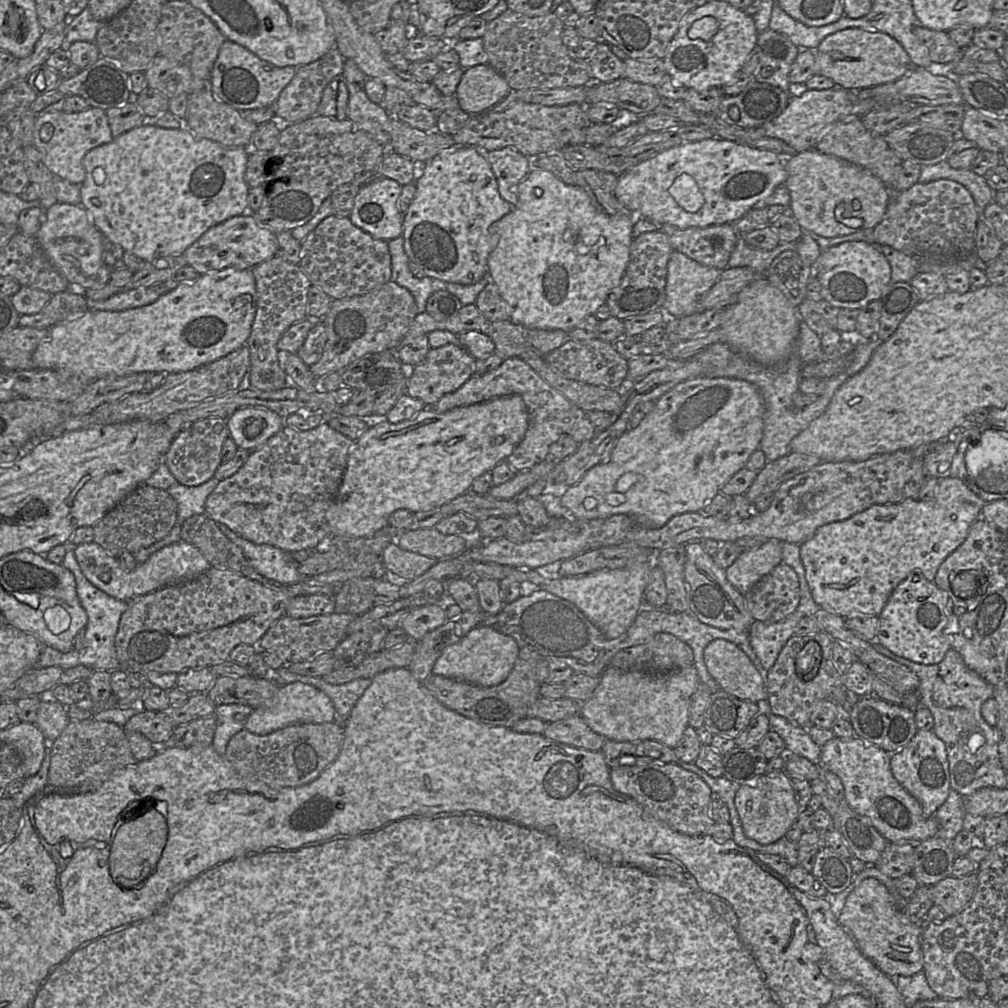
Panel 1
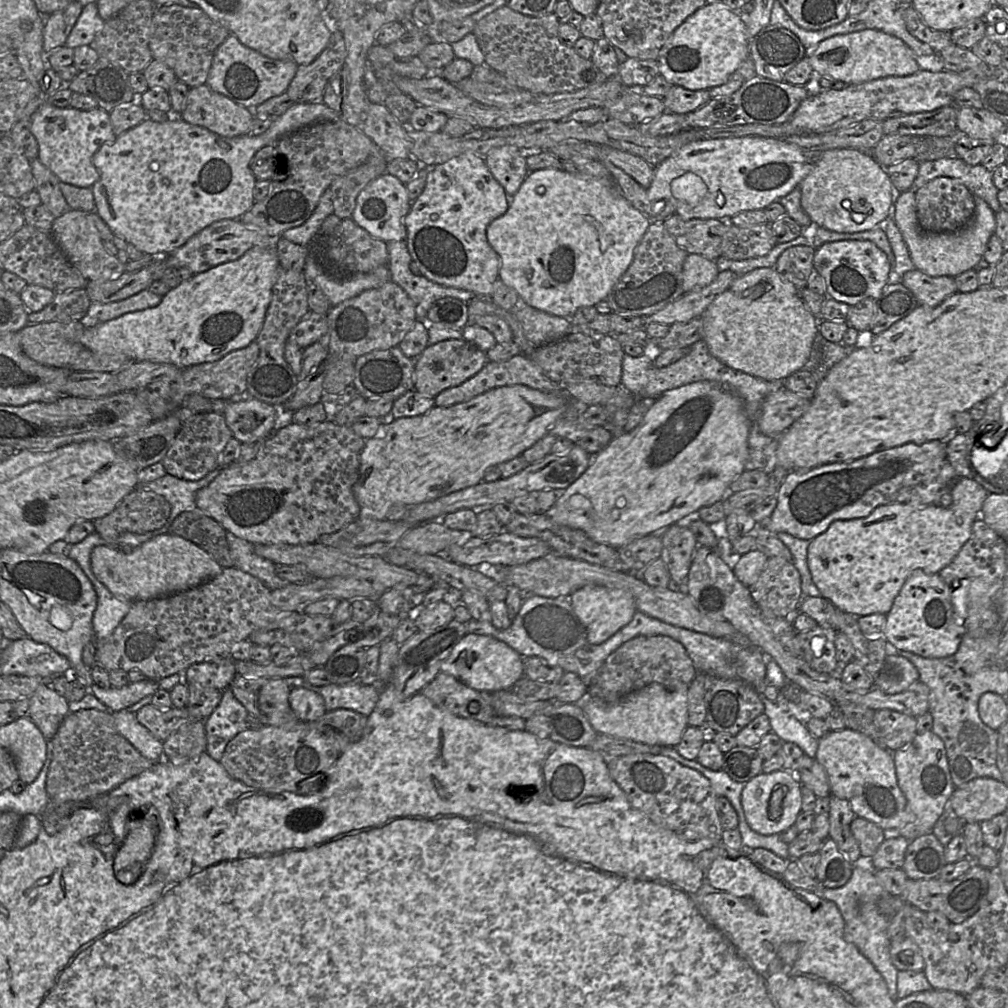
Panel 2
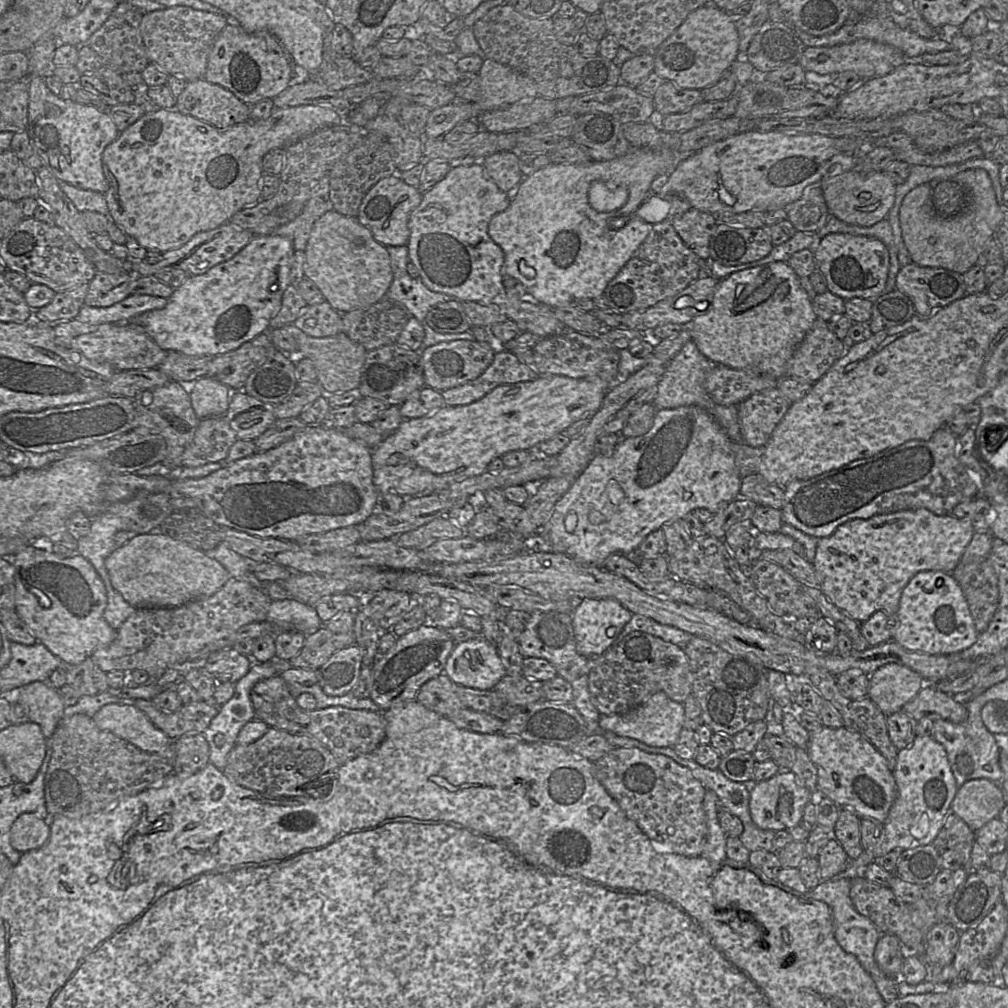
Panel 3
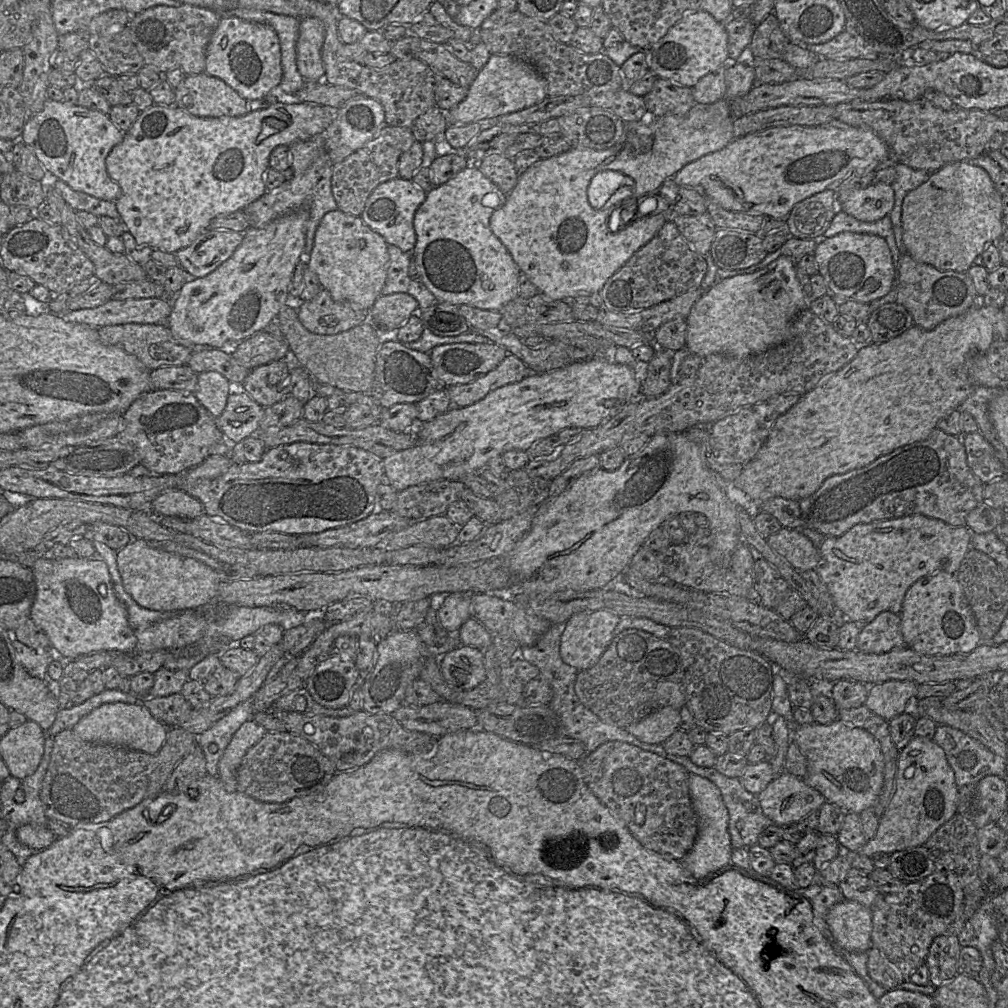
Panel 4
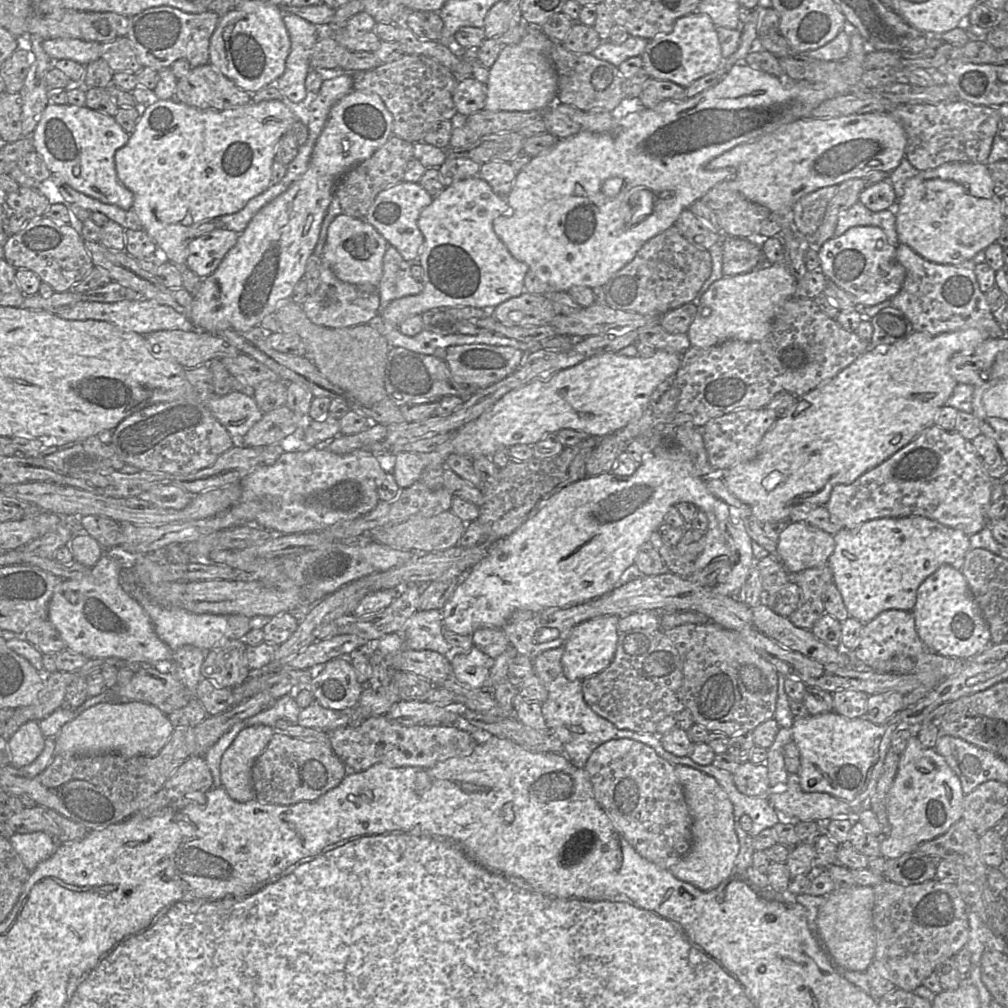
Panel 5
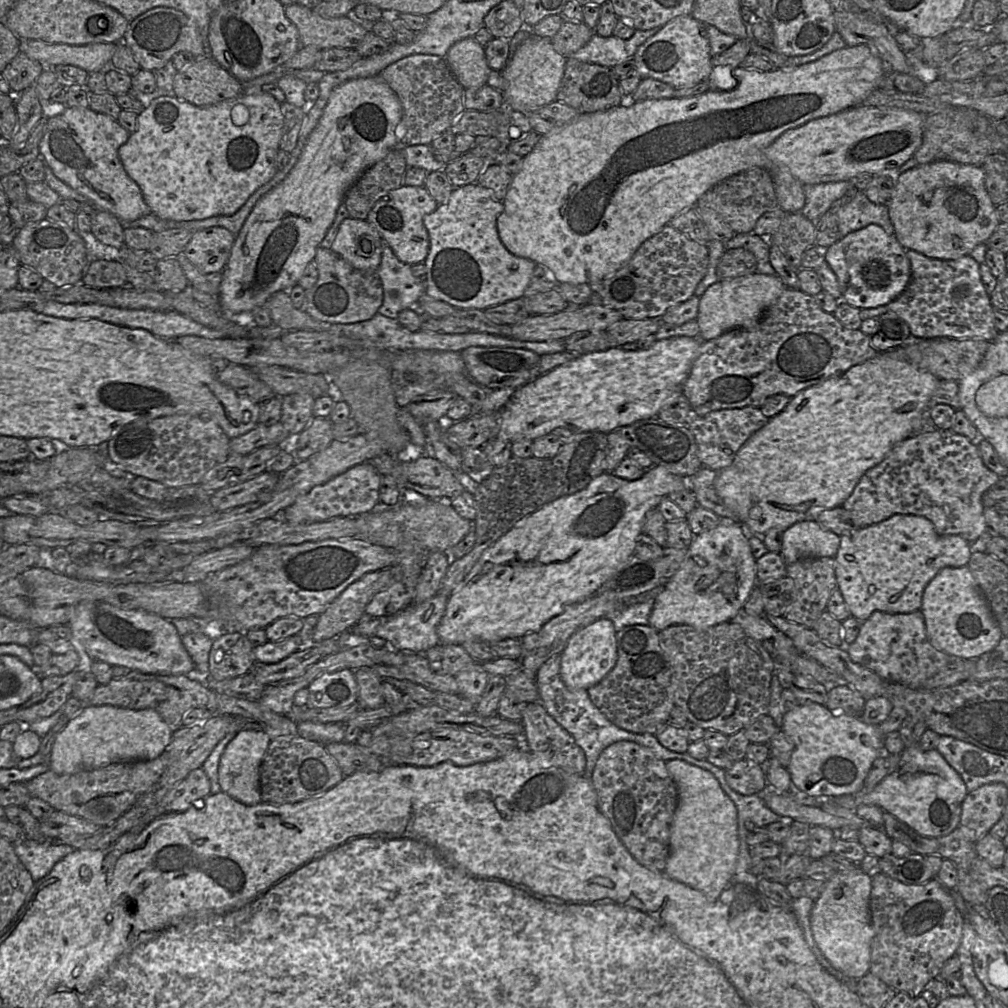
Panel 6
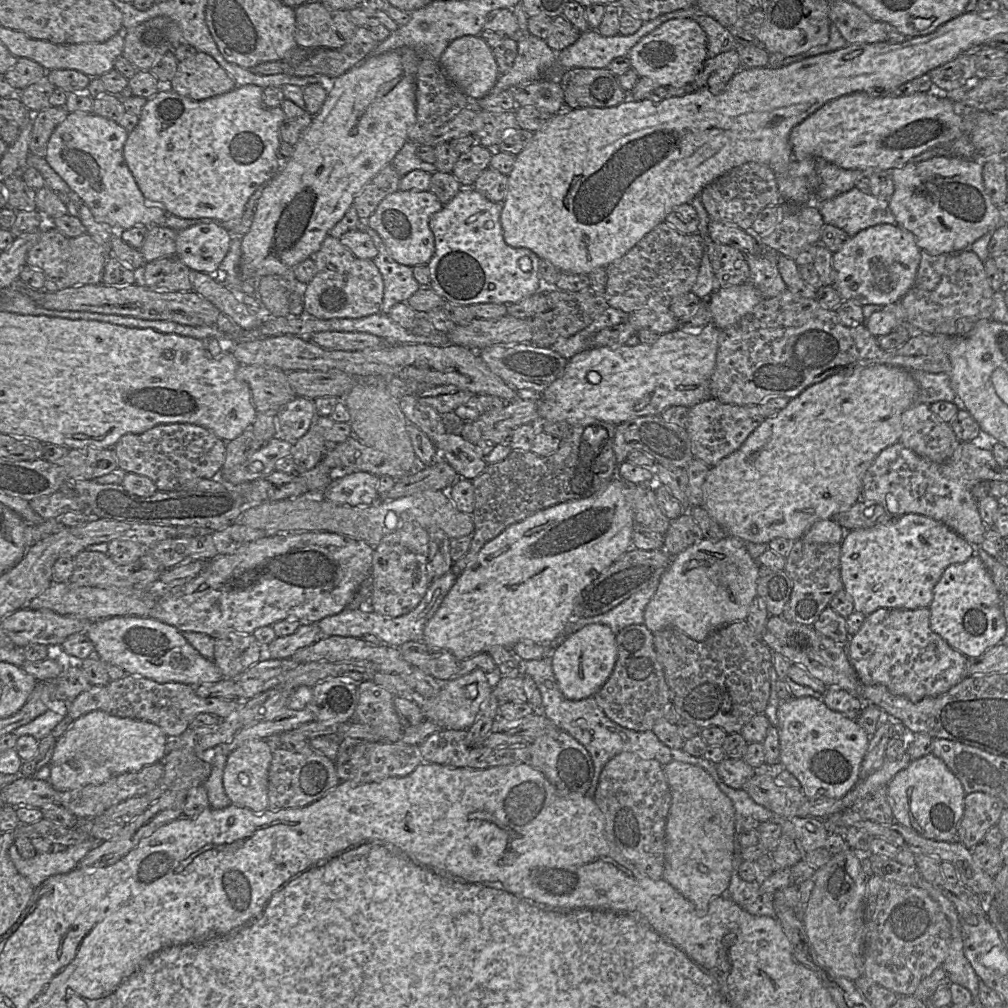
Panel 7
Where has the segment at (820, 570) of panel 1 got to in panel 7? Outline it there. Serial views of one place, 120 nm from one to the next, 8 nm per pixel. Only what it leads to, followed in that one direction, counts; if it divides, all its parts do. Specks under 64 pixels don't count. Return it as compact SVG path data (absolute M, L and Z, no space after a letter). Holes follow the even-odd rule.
M906 513L889 522L845 534L840 550L841 581L853 602L854 611L865 616L879 608L928 608L933 599L934 587L946 567L963 563L974 554L977 554L975 547L945 524L925 515Z

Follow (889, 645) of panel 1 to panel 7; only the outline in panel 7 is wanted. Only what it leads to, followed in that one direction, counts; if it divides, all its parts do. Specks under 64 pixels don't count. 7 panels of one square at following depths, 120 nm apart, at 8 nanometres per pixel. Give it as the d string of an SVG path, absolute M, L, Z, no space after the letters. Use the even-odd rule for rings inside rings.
M978 554L963 563L946 567L933 590L929 605L930 629L947 644L965 655L978 657L989 648L1000 644L1006 633L1001 596Z

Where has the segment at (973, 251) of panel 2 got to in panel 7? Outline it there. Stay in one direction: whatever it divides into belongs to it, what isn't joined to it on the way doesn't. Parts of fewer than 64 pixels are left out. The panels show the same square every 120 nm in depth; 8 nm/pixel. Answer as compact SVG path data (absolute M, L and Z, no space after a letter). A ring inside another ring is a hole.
M936 156L921 162L908 162L892 170L894 192L889 207L896 223L912 232L917 246L930 255L953 253L968 249L977 239L1001 224L996 206L984 187L983 164L980 159L965 159L955 156Z

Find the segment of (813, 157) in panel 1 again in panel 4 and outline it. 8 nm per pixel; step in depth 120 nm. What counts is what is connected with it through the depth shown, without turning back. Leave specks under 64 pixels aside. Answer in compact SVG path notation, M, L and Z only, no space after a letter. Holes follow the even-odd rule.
M876 182L866 188L850 191L847 198L840 202L839 209L857 220L863 222L875 222L889 215L895 204L895 193L890 184Z

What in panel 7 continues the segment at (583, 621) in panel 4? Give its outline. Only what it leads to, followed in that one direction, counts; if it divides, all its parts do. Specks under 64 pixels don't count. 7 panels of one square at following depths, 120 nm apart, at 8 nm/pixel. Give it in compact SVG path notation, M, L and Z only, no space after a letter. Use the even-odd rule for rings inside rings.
M590 624L554 644L550 652L552 669L565 698L582 700L605 684L617 660L616 635L605 624Z

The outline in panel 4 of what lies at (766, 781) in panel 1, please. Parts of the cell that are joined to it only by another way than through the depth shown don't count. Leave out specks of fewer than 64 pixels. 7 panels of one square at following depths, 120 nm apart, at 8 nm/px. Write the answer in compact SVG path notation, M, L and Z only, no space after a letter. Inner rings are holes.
M786 770L778 774L757 796L765 816L773 821L772 825L777 826L797 824L809 813L818 811L827 801L819 791L807 785L803 778Z

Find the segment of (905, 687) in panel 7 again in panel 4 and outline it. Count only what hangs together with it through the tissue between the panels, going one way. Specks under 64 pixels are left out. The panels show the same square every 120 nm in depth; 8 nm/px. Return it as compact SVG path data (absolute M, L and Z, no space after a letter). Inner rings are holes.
M883 611L871 622L861 626L855 650L868 654L882 654L902 647L906 646L899 614Z

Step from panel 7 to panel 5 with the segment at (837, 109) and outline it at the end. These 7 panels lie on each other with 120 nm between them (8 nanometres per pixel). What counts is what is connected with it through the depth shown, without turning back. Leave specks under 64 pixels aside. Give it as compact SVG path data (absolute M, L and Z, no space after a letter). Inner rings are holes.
M874 111L864 114L852 114L848 116L841 116L836 118L828 118L828 119L804 118L782 125L776 130L767 133L750 142L737 145L731 150L726 151L723 154L719 155L718 157L712 159L706 165L706 168L710 171L718 170L721 168L727 168L727 167L734 168L735 169L734 181L738 185L739 192L749 201L765 206L766 208L769 209L771 213L780 215L780 225L782 227L782 230L783 229L787 230L791 226L791 212L793 210L793 207L796 204L796 202L800 200L803 196L826 186L839 185L848 179L863 178L867 174L873 171L884 171L889 174L899 166L901 160L905 157L906 143L907 143L907 137L903 126L888 112Z

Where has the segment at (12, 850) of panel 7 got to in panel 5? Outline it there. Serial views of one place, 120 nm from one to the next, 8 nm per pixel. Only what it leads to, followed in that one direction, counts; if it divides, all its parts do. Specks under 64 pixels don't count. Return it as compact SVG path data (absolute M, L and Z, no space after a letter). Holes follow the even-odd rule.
M45 832L15 833L8 840L30 873L51 857L59 846L58 842Z

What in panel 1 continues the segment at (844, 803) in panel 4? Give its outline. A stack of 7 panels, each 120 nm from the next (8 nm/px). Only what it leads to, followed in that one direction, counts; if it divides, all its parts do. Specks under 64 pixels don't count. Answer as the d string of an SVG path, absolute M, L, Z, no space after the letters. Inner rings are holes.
M857 736L851 739L834 737L821 747L819 766L840 778L848 805L868 817L888 842L901 839L923 841L937 835L939 824L934 815L923 815L918 801L894 778L890 754L875 744Z

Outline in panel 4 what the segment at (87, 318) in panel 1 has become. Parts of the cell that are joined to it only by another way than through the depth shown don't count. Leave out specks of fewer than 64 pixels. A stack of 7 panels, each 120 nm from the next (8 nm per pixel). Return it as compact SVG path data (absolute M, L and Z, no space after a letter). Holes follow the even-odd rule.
M295 210L262 228L250 227L235 252L202 278L189 277L172 298L166 326L183 342L229 348L262 331L288 303L289 286L305 248L308 212Z

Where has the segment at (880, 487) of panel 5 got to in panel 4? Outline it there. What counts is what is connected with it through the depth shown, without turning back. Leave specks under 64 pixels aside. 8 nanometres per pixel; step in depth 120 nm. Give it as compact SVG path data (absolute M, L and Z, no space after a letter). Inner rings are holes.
M936 427L925 440L899 447L862 468L828 477L816 492L801 499L799 505L807 527L825 536L841 536L859 523L911 514L940 519L951 526L965 526L967 514L984 500L984 486L967 464L962 437L947 434Z

